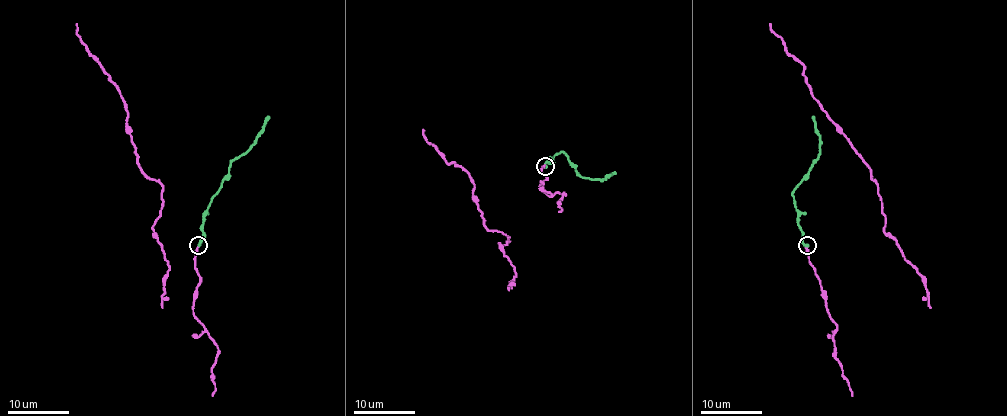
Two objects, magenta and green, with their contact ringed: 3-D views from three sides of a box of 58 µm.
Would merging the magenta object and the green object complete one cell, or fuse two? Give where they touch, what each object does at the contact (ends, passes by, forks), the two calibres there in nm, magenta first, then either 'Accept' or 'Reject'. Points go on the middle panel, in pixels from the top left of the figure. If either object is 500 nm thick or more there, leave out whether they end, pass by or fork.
Place: (545, 166). At the ring magenta ends. At the ring green ends. Thickness 260 nm (magenta) against 280 nm. Accept

